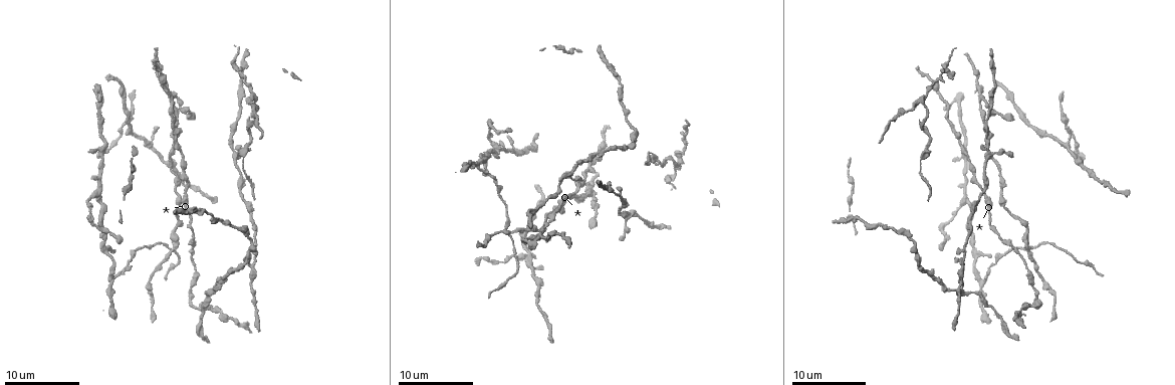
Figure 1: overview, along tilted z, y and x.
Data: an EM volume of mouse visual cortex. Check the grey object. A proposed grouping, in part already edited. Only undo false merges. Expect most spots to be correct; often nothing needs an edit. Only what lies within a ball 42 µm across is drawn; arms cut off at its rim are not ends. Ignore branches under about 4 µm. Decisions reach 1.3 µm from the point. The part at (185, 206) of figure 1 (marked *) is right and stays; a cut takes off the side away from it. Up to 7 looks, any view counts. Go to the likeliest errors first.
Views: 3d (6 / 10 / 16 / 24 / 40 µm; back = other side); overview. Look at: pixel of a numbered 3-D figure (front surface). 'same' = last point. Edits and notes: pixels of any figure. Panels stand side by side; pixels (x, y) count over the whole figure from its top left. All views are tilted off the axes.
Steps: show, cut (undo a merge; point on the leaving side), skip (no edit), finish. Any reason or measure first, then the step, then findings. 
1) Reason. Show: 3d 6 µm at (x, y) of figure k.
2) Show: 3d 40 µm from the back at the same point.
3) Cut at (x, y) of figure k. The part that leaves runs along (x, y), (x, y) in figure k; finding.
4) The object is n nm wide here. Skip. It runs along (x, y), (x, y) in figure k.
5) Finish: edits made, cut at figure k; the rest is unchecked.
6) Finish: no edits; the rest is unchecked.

A fork. Show: 3d 10 µm at (678, 158) of figure 1.

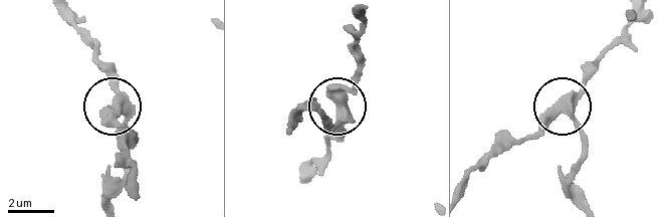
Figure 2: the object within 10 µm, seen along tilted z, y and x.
Show: 3d 6 µm at (340, 105) of figure 2.

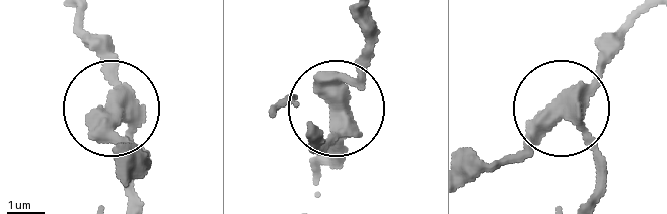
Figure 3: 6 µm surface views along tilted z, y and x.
3 arms meet here. Skip. One neuron here.

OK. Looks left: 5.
Side arm on a straight run. Show: 3d 16 µm at (174, 93) of figure 1.

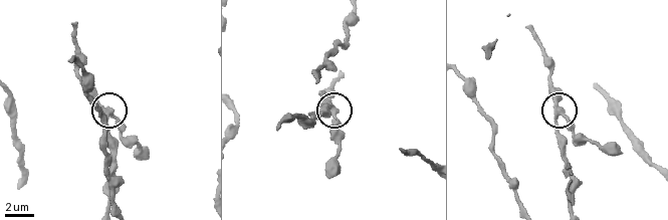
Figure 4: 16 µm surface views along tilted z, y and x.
Zoom in. Show: 3d 6 µm at (110, 112) of figure 4.

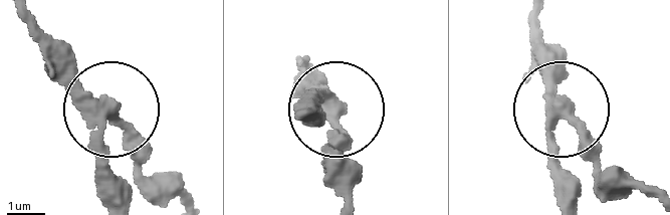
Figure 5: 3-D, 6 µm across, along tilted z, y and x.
The side arm is 6 µm long. Skip. It runs along (117, 198), (101, 149), (104, 121), (117, 121), (141, 187) in figure 5; continuous, no second neuron.

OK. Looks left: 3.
A fork. Show: 3d 10 µm at (569, 178) of figure 1.

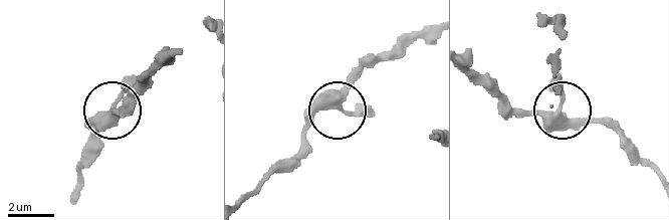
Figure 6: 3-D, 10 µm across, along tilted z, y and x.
The object is 370 nm wide here. Skip. Continuous, no second neuron.

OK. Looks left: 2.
Show: 3d 10 µm at (959, 282) of figure 1.

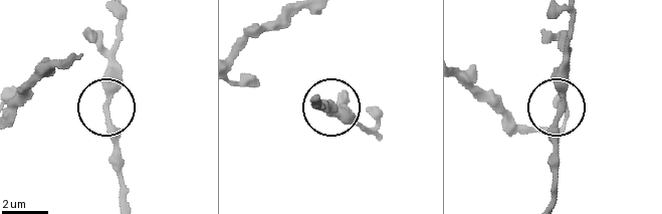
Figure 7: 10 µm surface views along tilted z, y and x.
The object is 330 nm wide here. Skip. Continuous, no second neuron.

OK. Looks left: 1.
Finish: no edits; the rest is unchecked.

